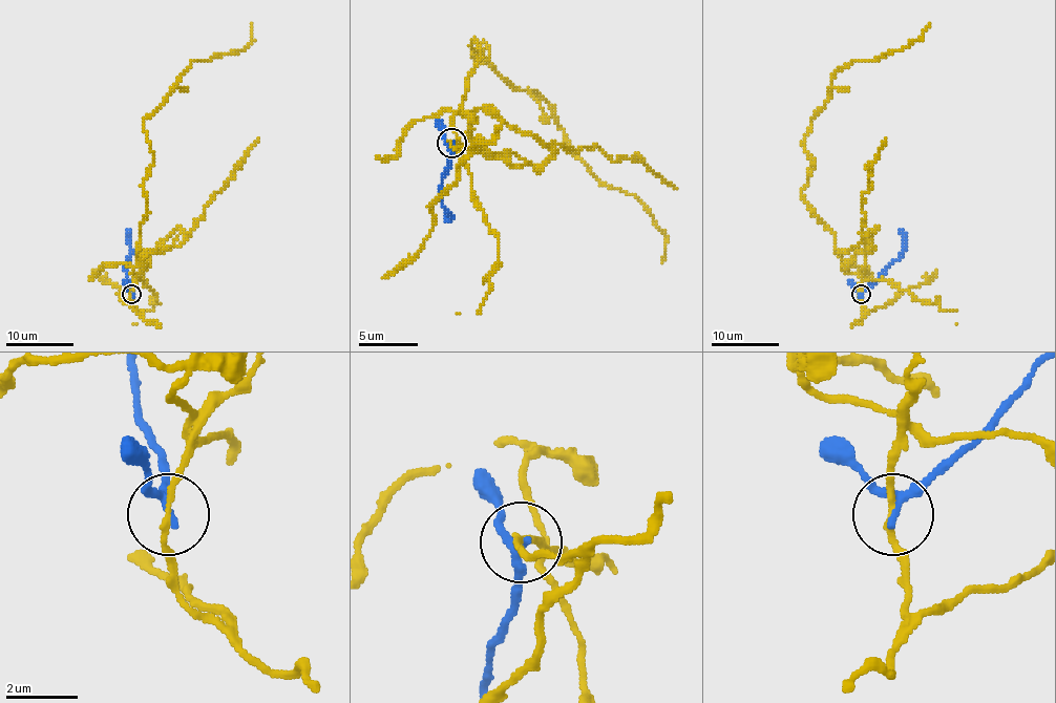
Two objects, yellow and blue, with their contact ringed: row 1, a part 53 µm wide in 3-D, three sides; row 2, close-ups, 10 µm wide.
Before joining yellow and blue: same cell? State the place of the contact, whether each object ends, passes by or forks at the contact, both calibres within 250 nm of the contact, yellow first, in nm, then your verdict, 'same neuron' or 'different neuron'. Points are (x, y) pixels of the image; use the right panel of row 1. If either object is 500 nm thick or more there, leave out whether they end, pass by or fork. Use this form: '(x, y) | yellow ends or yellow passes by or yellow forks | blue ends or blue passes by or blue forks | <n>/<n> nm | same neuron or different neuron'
(861, 294) | yellow passes by | blue passes by | 170/190 nm | different neuron

